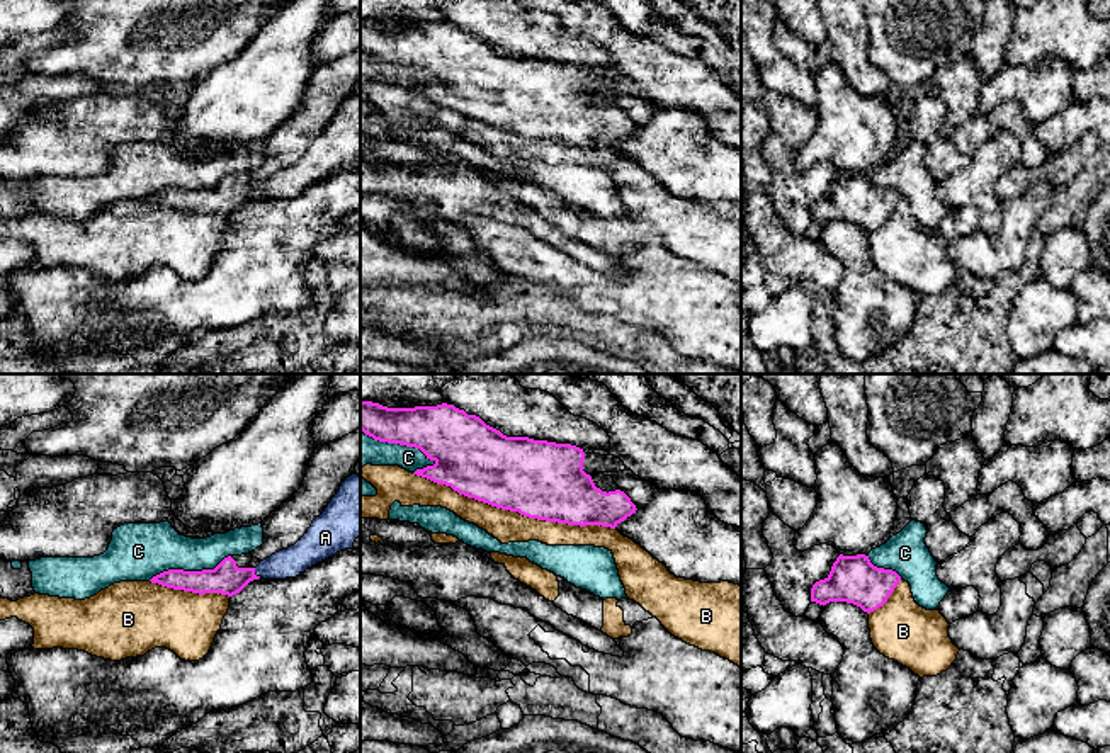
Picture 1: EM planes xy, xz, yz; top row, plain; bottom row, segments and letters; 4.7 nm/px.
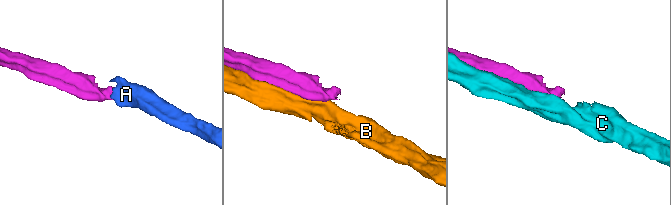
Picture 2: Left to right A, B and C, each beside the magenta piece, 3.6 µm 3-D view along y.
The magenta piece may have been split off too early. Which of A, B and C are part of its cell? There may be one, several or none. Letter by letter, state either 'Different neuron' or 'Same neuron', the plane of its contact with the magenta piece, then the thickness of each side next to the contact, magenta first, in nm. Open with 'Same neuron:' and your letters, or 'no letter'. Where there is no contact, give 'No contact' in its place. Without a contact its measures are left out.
Same neuron: A
A: Same neuron. Touches magenta in xy. Thickness 160 nm (magenta) against 140 nm
B: Different neuron. Touches magenta in xz. Thickness 380 nm (magenta) against 150 nm
C: Different neuron. Touches magenta in xz. Thickness 280 nm (magenta) against 150 nm

